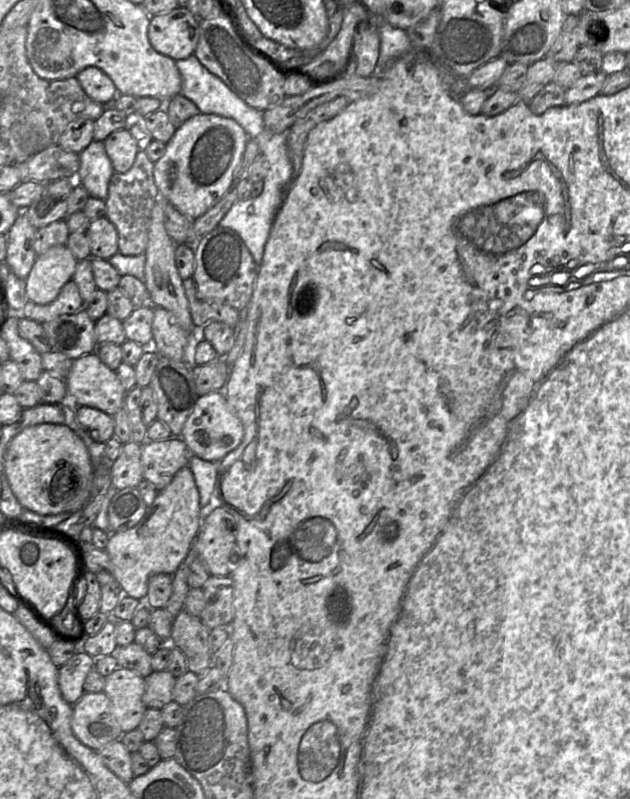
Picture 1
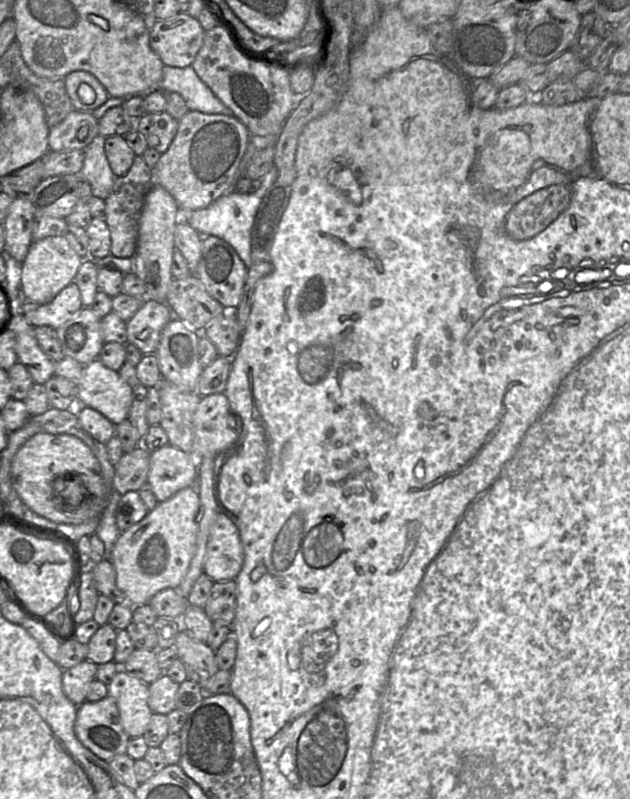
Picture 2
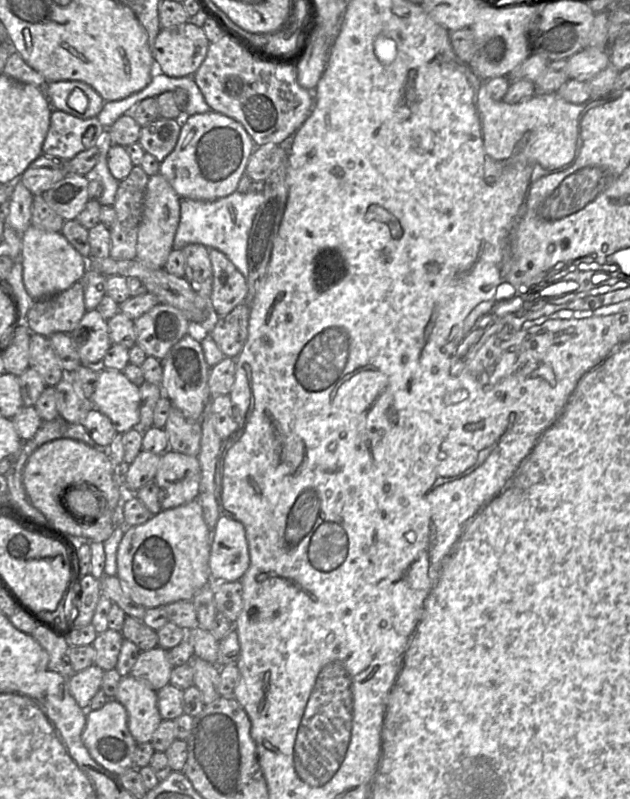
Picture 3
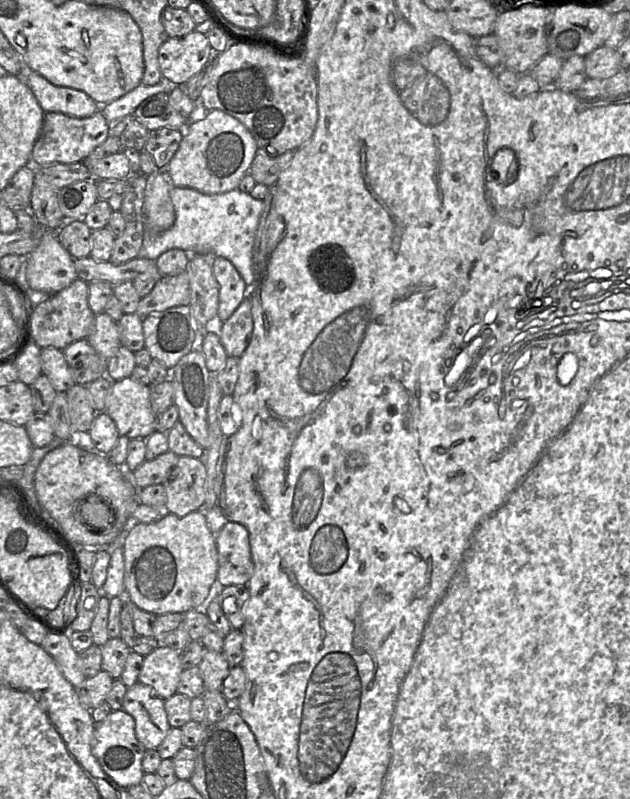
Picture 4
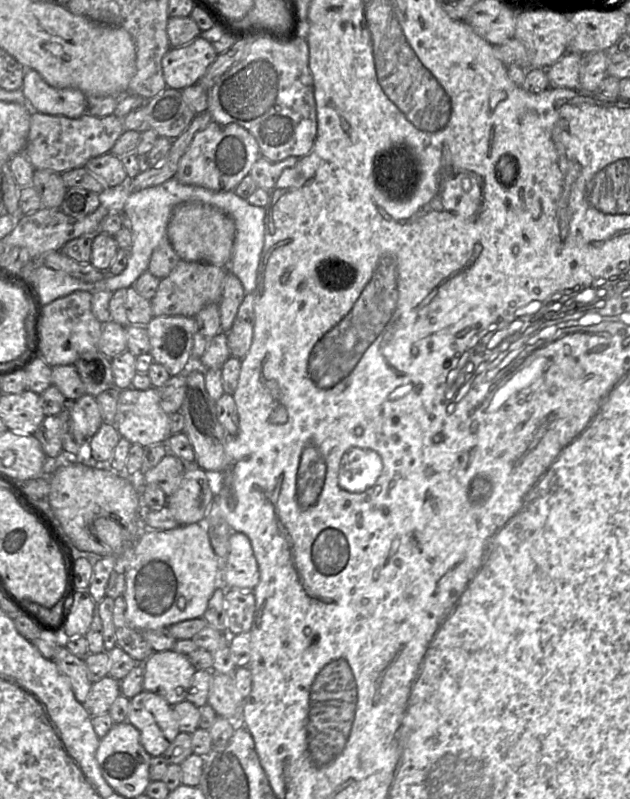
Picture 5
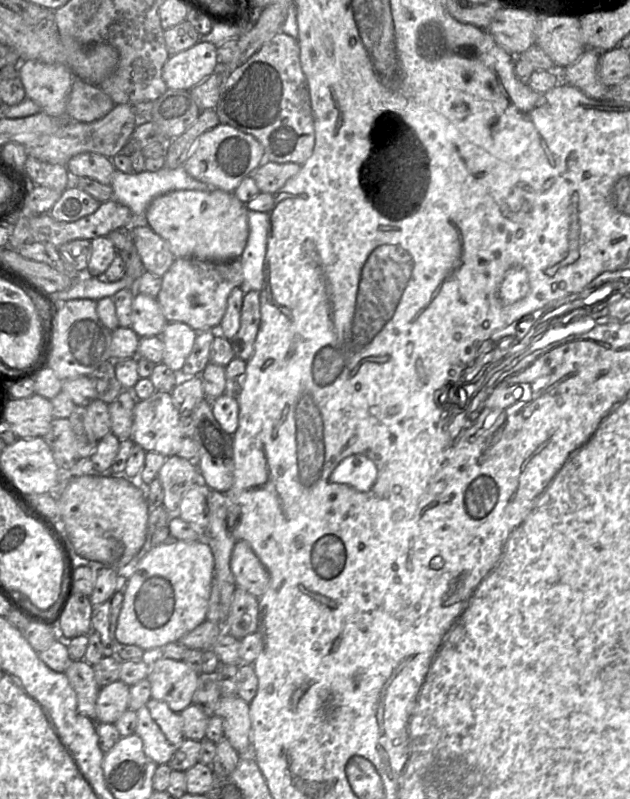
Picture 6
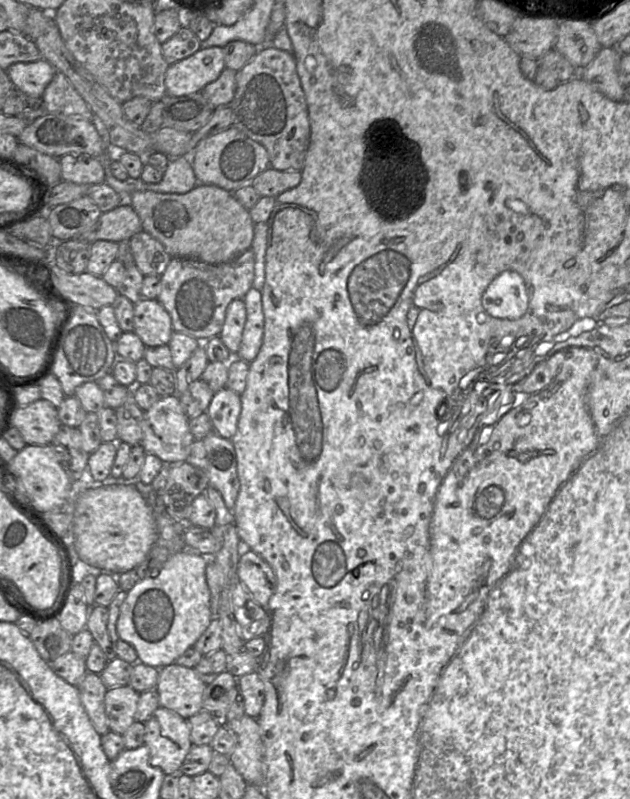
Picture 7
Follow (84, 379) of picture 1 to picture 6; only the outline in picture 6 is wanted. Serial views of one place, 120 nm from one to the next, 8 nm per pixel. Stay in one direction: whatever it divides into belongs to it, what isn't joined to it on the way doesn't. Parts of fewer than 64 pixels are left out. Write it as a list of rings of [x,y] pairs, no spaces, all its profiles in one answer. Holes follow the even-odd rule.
[[[156,391],[149,398],[136,401],[131,434],[131,439],[135,444],[138,444],[146,452],[153,451],[170,457],[177,455],[183,438],[181,416],[173,404],[171,393]]]

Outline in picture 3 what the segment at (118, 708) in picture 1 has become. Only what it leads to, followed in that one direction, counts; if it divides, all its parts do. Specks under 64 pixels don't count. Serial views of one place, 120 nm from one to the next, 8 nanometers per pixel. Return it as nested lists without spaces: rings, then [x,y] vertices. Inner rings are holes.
[[[131,675],[121,678],[114,697],[127,711],[128,729],[138,743],[150,742],[162,721],[157,691]]]

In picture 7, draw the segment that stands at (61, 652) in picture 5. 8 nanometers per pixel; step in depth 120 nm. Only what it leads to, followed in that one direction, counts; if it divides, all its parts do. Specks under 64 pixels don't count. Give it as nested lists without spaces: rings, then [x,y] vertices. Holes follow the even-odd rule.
[[[87,672],[77,685],[82,705],[96,731],[104,735],[110,731],[104,698],[107,687],[99,674]]]

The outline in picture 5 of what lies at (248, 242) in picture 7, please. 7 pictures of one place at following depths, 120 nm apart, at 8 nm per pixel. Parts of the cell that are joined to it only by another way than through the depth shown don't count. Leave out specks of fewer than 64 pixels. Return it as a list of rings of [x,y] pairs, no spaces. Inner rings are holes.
[[[186,202],[177,205],[167,226],[167,239],[180,259],[227,267],[232,257],[235,223],[220,209],[202,203]]]

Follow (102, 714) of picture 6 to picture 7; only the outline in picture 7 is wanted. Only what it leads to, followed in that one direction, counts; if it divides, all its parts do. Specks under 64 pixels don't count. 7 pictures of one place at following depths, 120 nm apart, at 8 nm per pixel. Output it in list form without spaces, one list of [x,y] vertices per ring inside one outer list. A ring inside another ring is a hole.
[[[129,685],[107,689],[104,704],[110,731],[123,735],[135,721],[139,696]]]

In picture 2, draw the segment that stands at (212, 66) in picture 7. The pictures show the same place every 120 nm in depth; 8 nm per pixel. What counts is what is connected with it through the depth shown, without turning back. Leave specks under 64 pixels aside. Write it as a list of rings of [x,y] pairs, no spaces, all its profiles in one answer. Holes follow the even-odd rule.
[[[186,12],[150,22],[150,46],[164,66],[191,66],[203,45],[205,30]]]

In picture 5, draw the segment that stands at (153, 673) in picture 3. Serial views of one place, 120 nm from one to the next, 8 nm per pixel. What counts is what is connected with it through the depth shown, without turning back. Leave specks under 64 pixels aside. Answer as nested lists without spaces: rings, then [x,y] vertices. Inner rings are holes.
[[[173,650],[153,652],[143,662],[143,690],[162,697],[168,704],[175,704],[186,700],[186,696],[196,669],[190,663],[188,657]]]

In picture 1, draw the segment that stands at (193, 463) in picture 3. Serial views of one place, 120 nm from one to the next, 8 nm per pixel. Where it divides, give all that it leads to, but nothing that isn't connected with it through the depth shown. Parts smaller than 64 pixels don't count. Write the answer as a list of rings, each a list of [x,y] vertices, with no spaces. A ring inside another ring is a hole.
[[[181,437],[147,440],[141,450],[143,479],[162,490],[182,467],[189,465],[189,459],[190,451]]]

